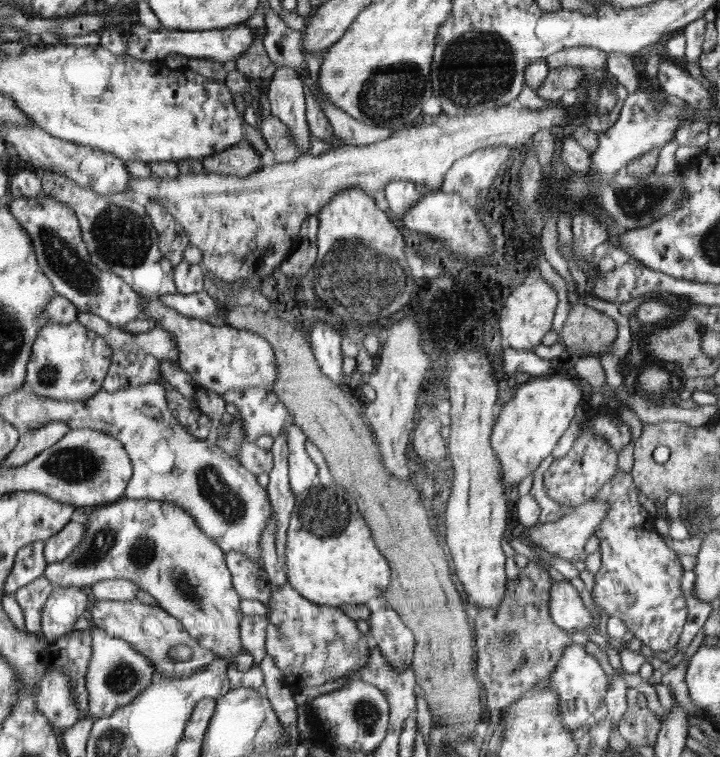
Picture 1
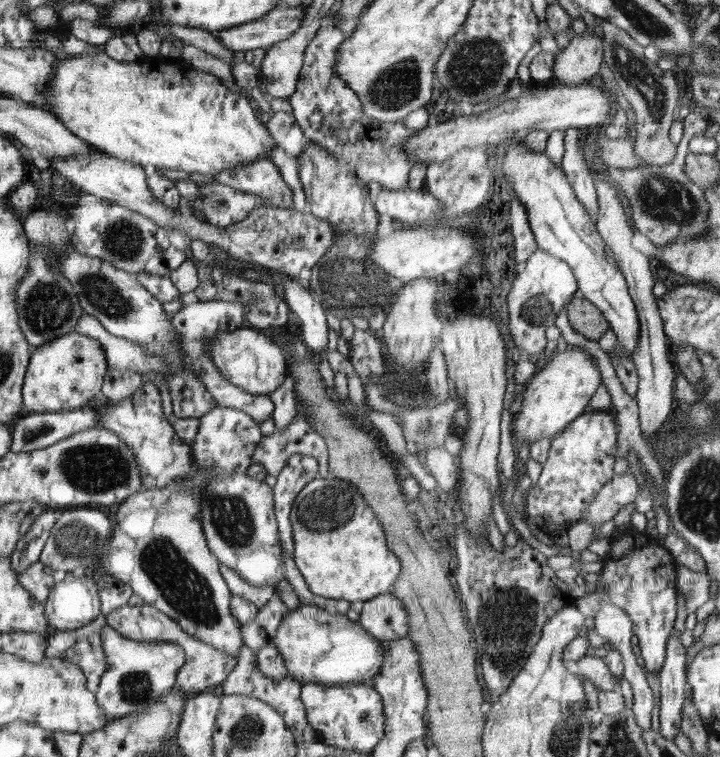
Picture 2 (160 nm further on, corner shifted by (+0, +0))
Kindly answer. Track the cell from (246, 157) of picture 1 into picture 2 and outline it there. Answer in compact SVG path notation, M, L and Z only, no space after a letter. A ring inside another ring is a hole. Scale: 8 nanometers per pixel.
M268 157L222 170L214 176L214 180L222 185L238 188L244 193L265 198L270 207L292 207L294 202L292 190L285 184L278 167Z

